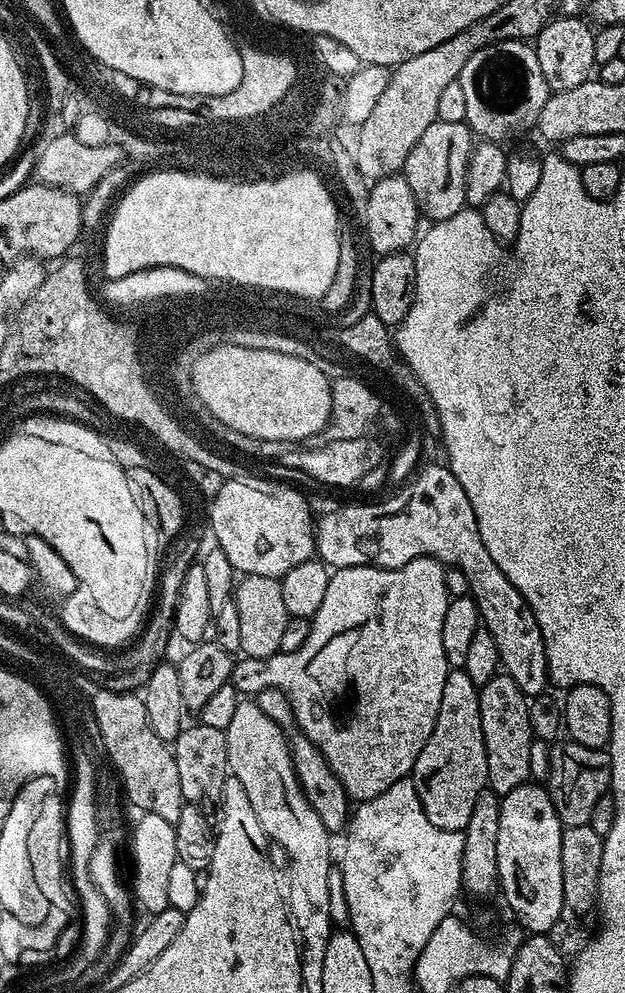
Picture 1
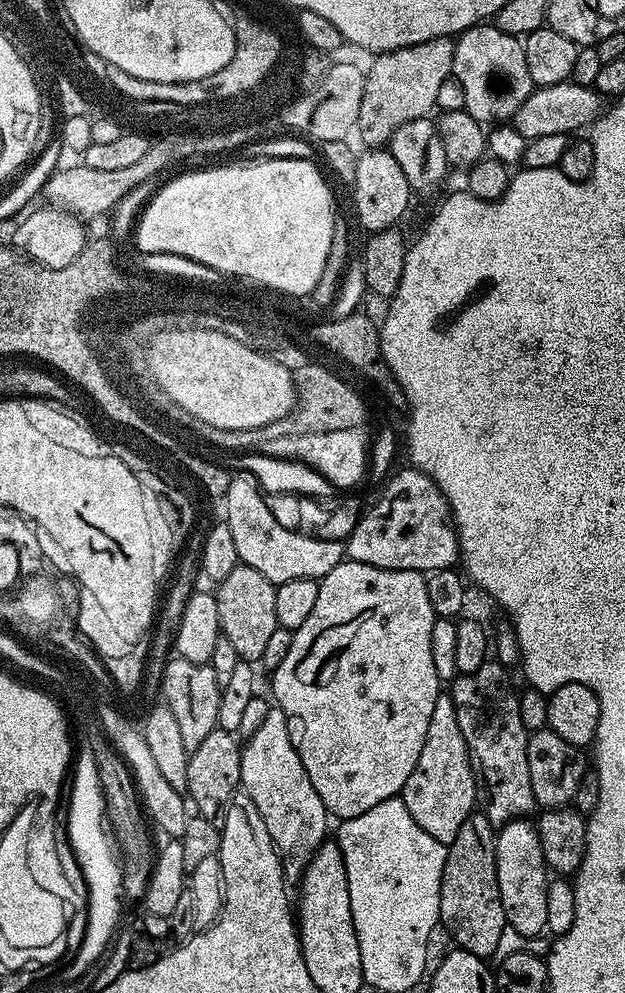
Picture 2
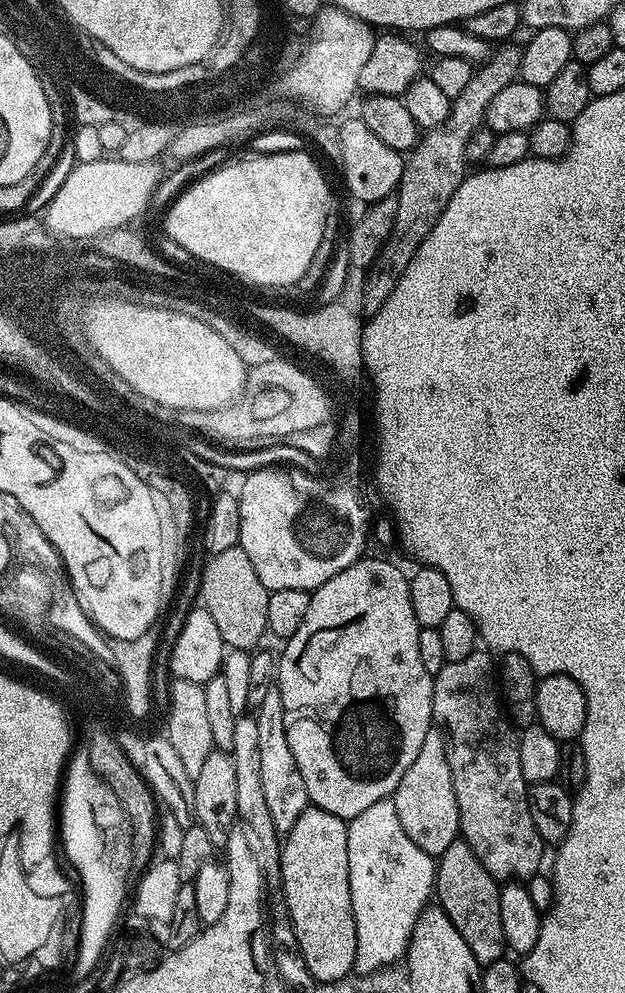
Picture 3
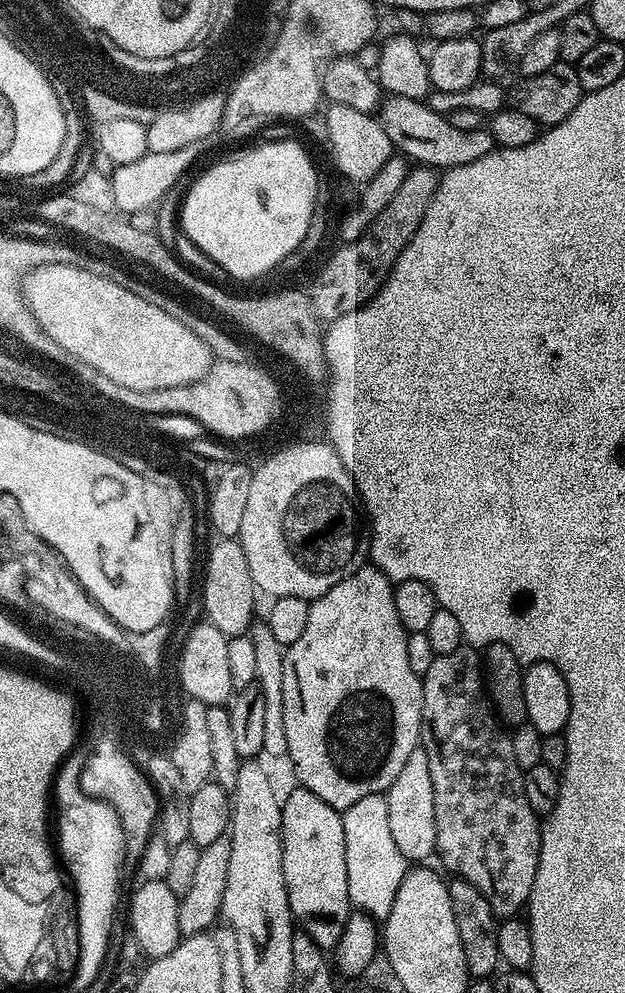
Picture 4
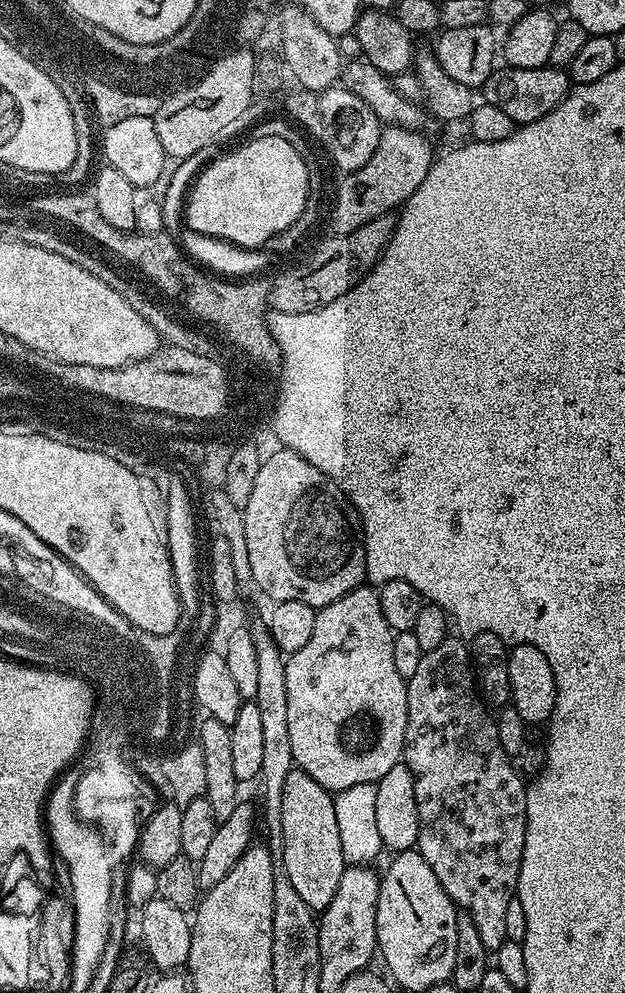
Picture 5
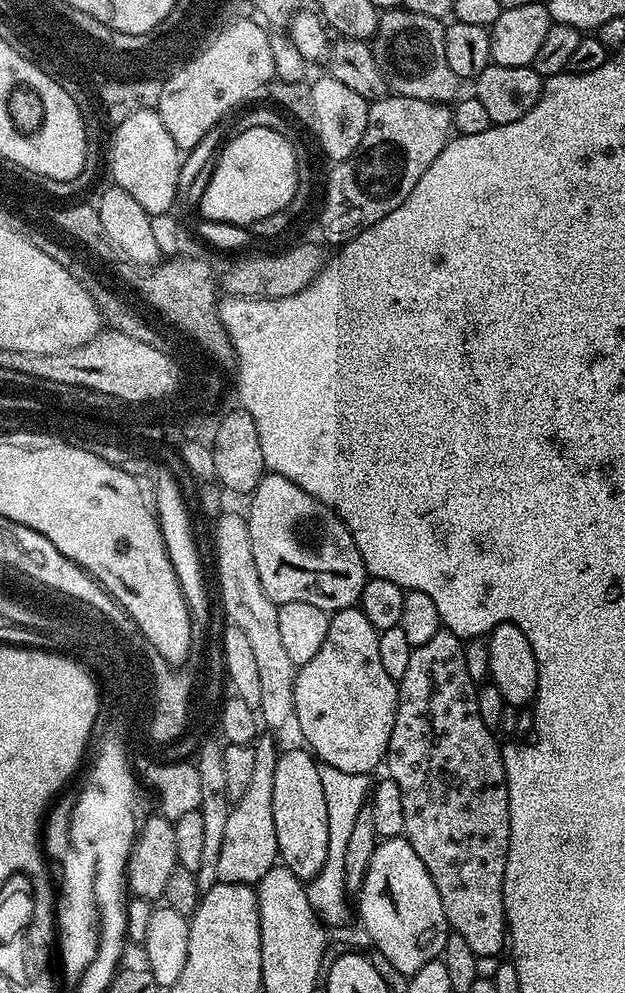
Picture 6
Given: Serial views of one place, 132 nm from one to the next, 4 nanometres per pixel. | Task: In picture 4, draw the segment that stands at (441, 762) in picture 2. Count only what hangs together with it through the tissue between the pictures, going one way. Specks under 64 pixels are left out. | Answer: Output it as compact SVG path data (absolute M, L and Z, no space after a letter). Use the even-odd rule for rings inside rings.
M417 746L414 754L406 758L398 778L388 787L386 810L390 817L390 834L398 850L409 862L424 862L428 855L436 852L436 819L434 818L434 778L430 770L428 755Z

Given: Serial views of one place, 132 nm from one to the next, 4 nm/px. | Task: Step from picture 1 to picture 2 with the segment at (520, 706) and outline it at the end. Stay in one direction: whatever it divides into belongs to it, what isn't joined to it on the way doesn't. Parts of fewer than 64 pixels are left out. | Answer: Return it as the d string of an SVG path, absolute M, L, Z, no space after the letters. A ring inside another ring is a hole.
M489 658L485 664L478 666L478 670L457 675L450 684L454 714L458 714L458 727L462 730L462 738L466 738L466 750L476 779L476 799L493 826L503 826L509 820L527 817L528 811L537 807L534 793L530 788L529 763L526 760L530 733L522 726L520 698L517 689L512 689L512 680L508 677L508 672L509 669L505 665Z

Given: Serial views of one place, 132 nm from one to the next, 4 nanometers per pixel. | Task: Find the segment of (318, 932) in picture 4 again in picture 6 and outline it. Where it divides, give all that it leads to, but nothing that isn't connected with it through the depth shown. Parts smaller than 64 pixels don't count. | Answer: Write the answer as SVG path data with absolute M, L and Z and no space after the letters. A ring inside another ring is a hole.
M299 747L283 749L278 758L278 766L274 766L274 834L278 838L278 856L284 867L289 868L298 879L307 882L314 879L320 873L322 866L326 862L326 842L329 841L329 835L326 831L326 794L322 794L322 778L318 778L320 764L307 747Z

